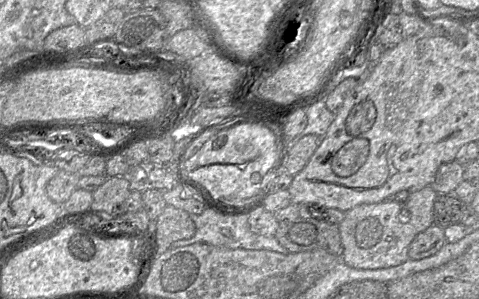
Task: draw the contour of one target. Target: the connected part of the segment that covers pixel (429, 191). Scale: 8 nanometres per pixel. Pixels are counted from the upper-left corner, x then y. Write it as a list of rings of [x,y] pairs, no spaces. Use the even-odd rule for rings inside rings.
[[[432,185],[412,191],[405,201],[387,199],[361,204],[346,212],[340,223],[342,261],[350,267],[379,269],[398,266],[409,259],[409,247],[416,236],[434,224],[434,203],[438,192]]]

